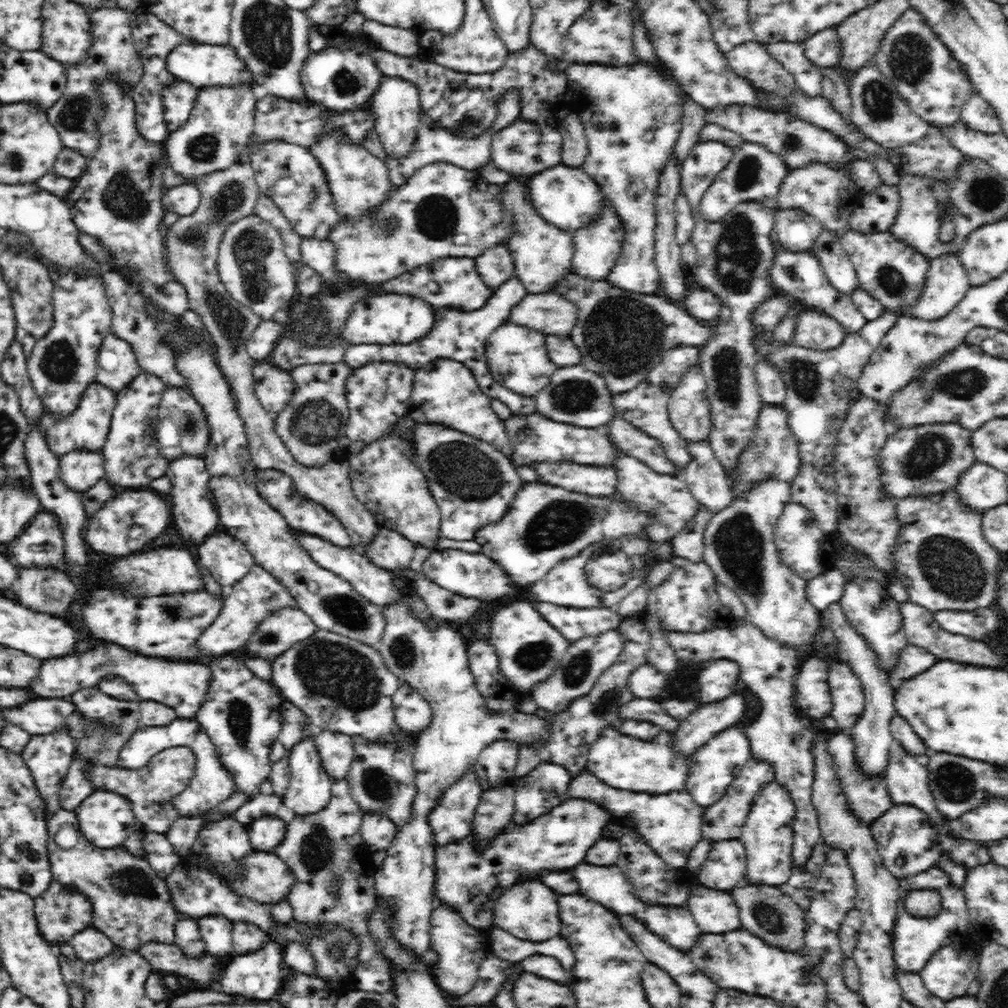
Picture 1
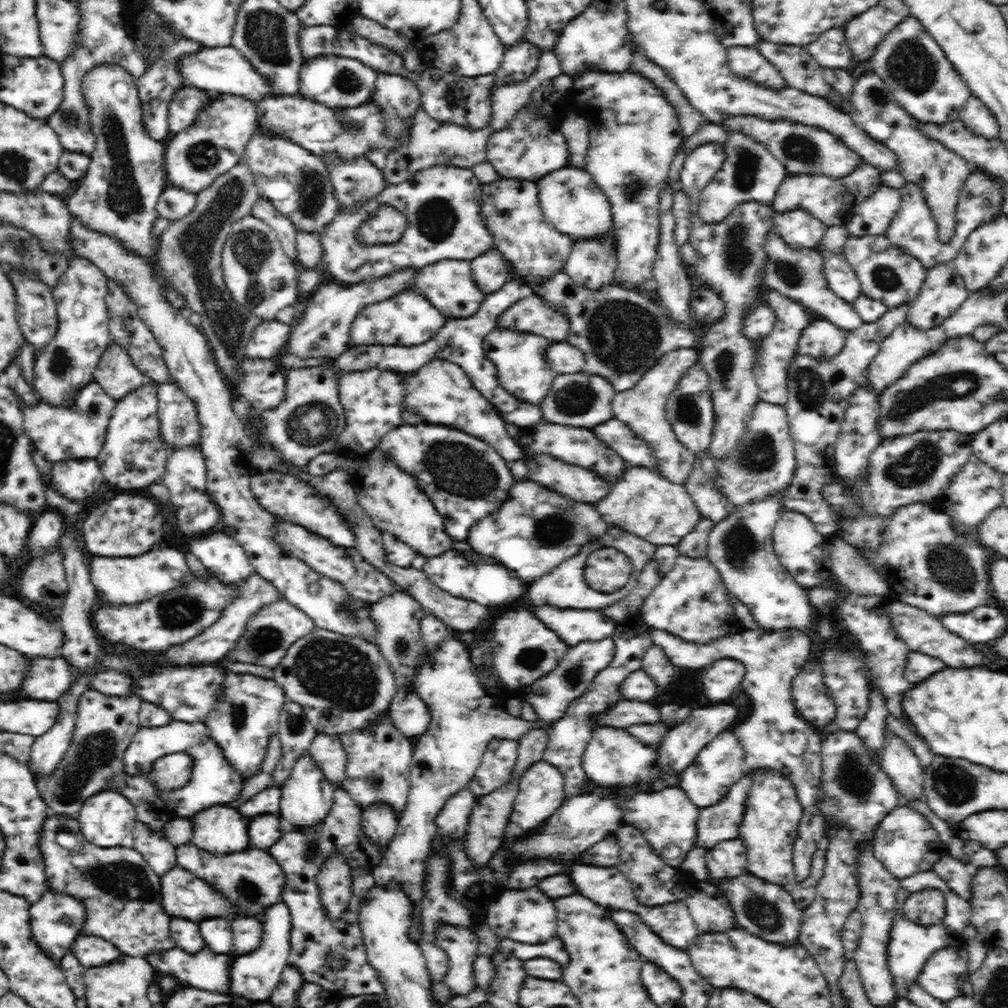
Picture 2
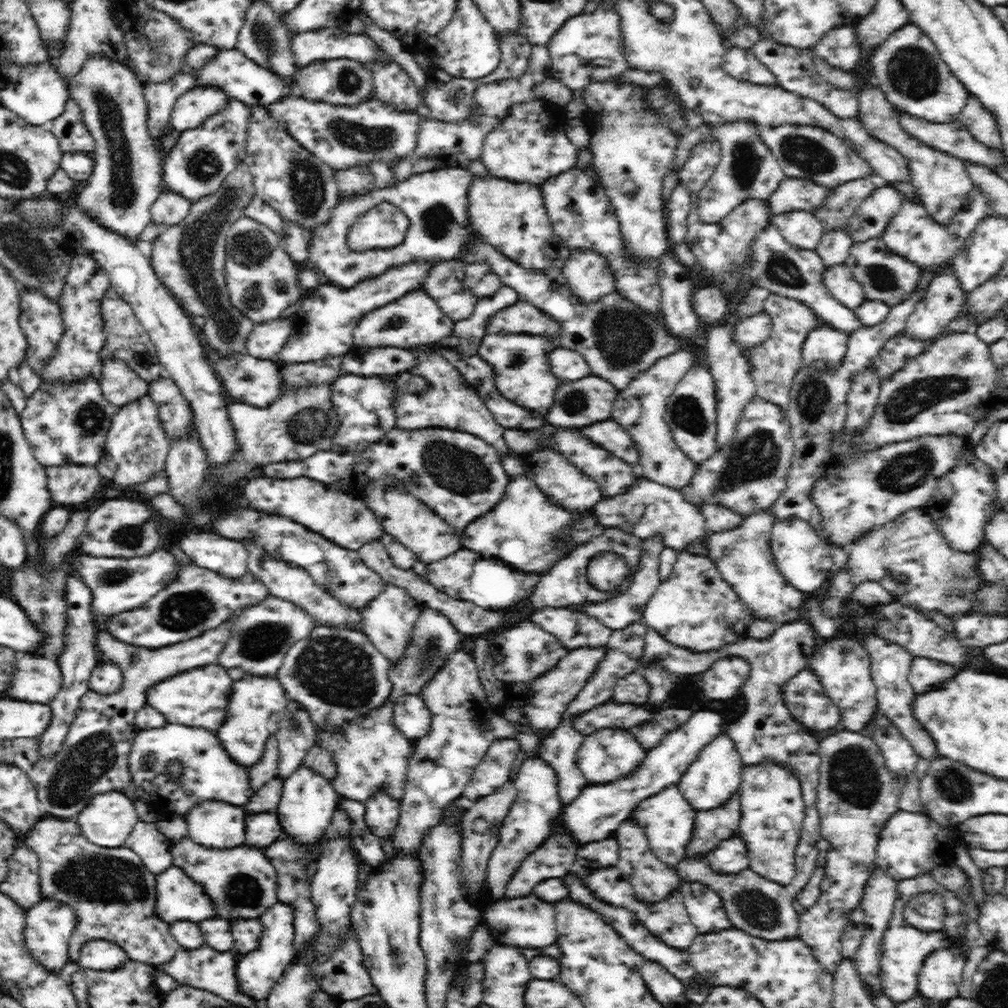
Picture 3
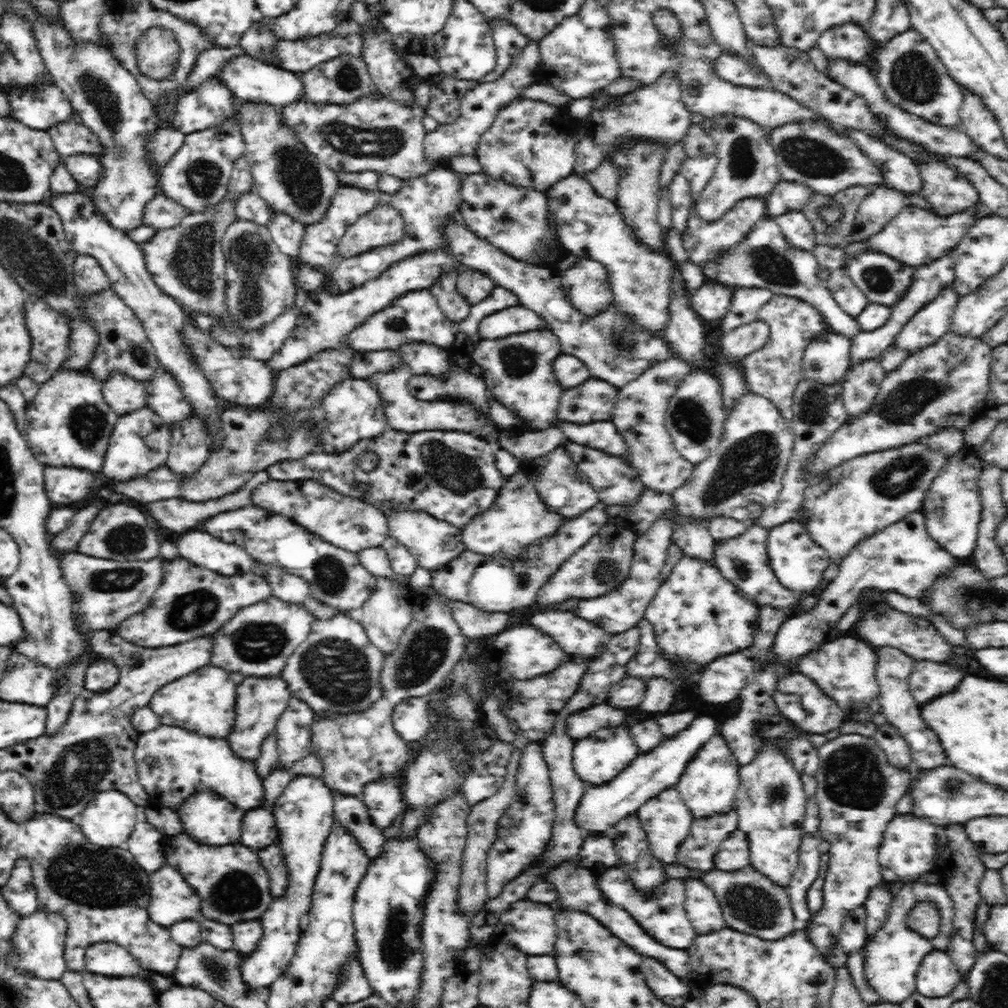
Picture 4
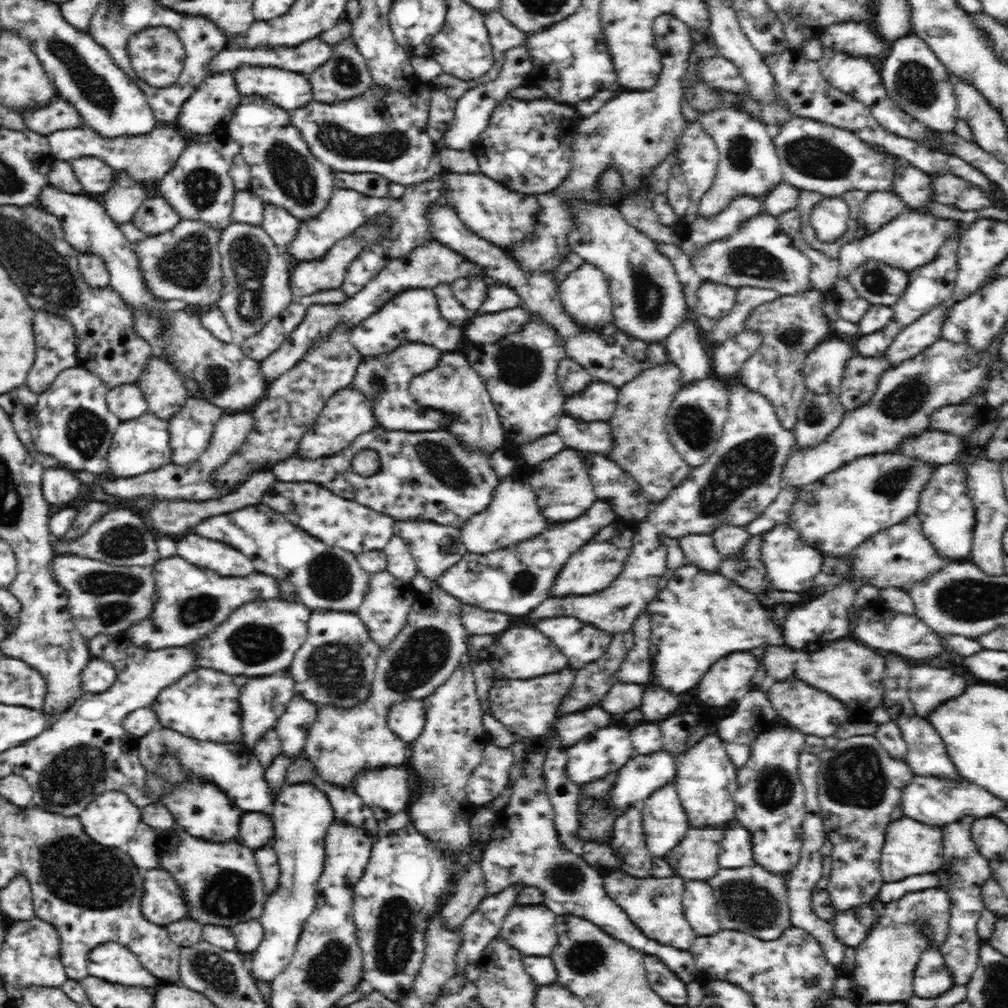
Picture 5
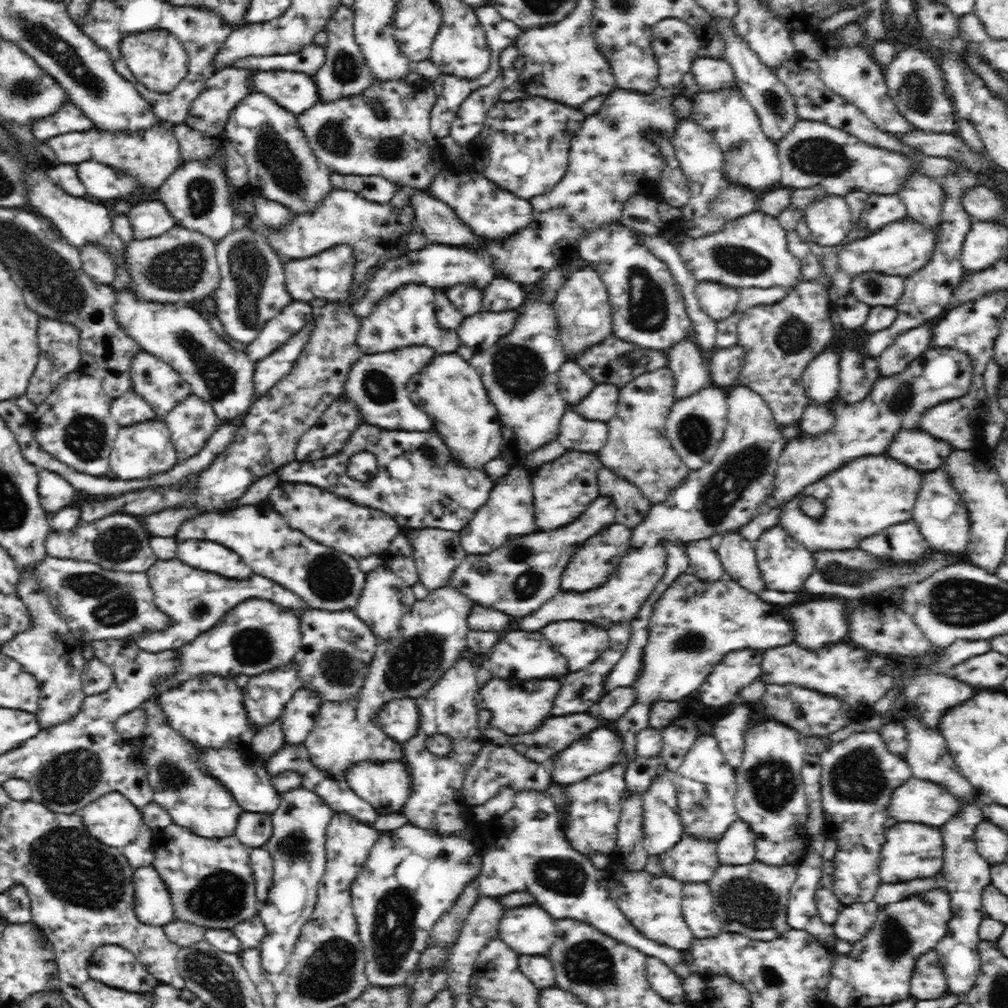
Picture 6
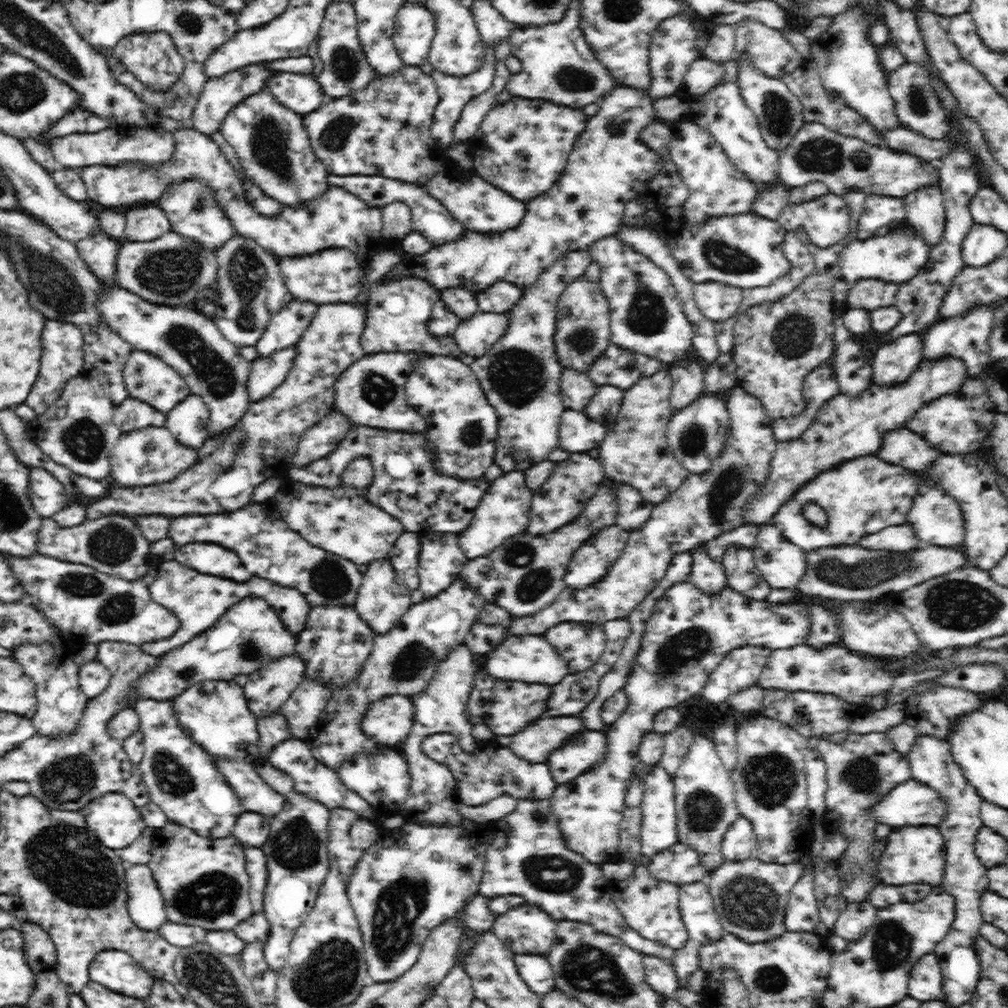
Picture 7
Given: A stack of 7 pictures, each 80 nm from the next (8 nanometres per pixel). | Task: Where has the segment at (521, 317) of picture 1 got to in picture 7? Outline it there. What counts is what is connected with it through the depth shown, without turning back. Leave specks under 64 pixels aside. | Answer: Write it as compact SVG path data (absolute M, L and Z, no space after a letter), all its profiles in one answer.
M479 311L470 319L462 319L454 331L453 340L460 348L460 352L481 357L506 332L508 326L506 313L486 313Z

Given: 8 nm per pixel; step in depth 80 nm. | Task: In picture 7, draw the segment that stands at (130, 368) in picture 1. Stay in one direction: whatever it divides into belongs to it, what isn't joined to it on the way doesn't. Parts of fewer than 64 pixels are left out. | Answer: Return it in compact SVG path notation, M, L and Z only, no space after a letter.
M130 397L115 407L113 421L123 433L150 426L166 427L166 419L163 413L138 399Z

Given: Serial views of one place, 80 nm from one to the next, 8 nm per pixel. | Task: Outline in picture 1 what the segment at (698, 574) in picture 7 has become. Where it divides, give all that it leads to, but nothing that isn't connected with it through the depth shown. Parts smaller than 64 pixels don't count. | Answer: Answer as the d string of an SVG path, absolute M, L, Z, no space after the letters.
M617 450L616 475L618 477L617 491L615 497L621 497L622 500L633 500L638 510L645 510L647 514L653 514L657 518L657 523L649 528L650 540L658 543L666 543L668 540L673 542L674 536L686 528L688 521L692 520L695 513L700 510L700 503L694 499L688 485L682 477L673 475L661 475L654 472L646 463L630 457L622 451Z

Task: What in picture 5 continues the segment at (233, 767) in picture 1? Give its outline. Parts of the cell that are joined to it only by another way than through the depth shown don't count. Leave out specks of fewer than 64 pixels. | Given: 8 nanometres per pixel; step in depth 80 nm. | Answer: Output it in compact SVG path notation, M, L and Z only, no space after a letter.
M287 671L278 672L274 676L249 677L248 682L241 686L239 692L239 706L242 714L241 727L243 740L241 745L251 751L261 736L277 724L278 717L286 712L287 704L293 699L295 680Z

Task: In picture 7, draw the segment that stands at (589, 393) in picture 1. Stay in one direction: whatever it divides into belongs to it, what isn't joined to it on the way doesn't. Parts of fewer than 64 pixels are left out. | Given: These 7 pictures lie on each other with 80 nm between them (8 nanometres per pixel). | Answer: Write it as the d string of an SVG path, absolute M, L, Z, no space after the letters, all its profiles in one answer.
M599 386L595 395L591 397L590 404L587 404L586 414L599 423L604 423L605 420L612 420L622 406L623 393L624 391L621 388L615 386Z

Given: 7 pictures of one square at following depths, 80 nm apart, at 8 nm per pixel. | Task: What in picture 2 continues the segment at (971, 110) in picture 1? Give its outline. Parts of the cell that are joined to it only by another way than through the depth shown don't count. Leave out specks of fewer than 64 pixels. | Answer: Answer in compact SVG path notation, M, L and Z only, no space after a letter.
M972 96L964 109L959 113L959 119L965 127L986 139L999 138L999 124L991 111L978 99Z

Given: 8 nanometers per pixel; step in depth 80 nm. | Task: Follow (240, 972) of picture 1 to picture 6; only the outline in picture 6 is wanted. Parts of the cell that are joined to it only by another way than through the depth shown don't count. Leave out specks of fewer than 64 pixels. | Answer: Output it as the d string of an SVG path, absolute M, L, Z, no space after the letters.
M299 787L281 796L279 807L271 814L272 836L261 846L270 853L274 869L273 884L258 912L267 930L259 946L261 968L272 977L286 968L302 926L310 920L316 906L318 887L327 863L326 830L334 812L310 789Z

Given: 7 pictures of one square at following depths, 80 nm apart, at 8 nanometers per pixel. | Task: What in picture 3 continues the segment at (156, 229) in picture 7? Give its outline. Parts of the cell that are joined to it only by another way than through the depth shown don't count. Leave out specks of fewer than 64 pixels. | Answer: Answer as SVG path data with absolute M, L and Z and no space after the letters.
M166 190L158 195L149 211L152 213L154 224L169 227L181 223L189 215L190 208L190 200Z

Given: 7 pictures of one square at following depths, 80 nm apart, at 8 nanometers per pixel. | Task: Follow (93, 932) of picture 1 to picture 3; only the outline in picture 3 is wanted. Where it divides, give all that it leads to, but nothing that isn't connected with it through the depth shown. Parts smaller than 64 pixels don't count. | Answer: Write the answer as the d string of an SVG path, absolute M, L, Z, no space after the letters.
M89 940L83 944L79 965L85 969L109 971L121 969L130 960L127 952L107 940Z

